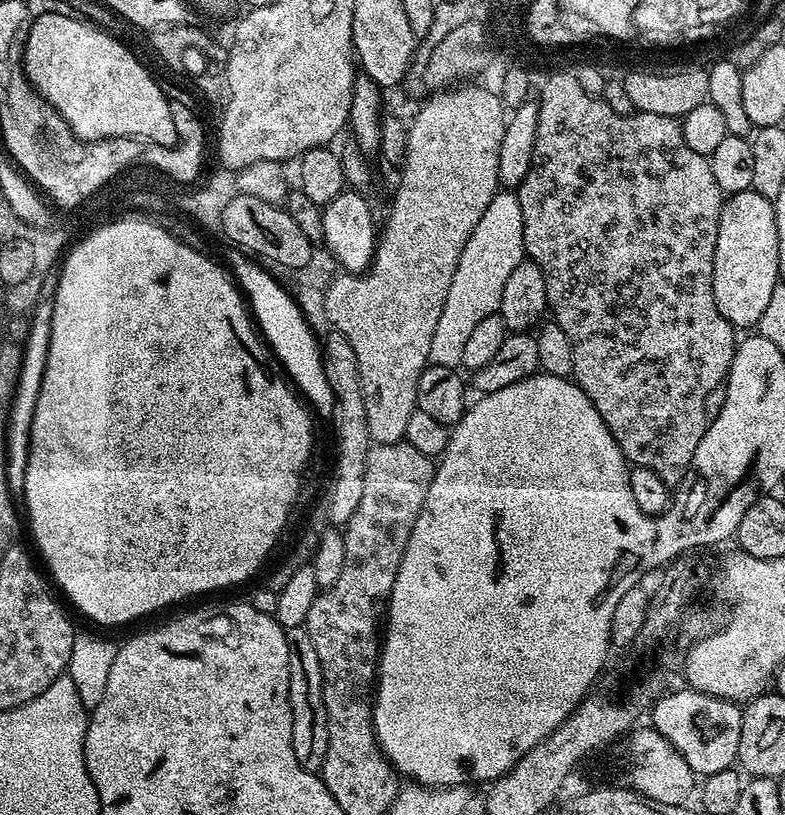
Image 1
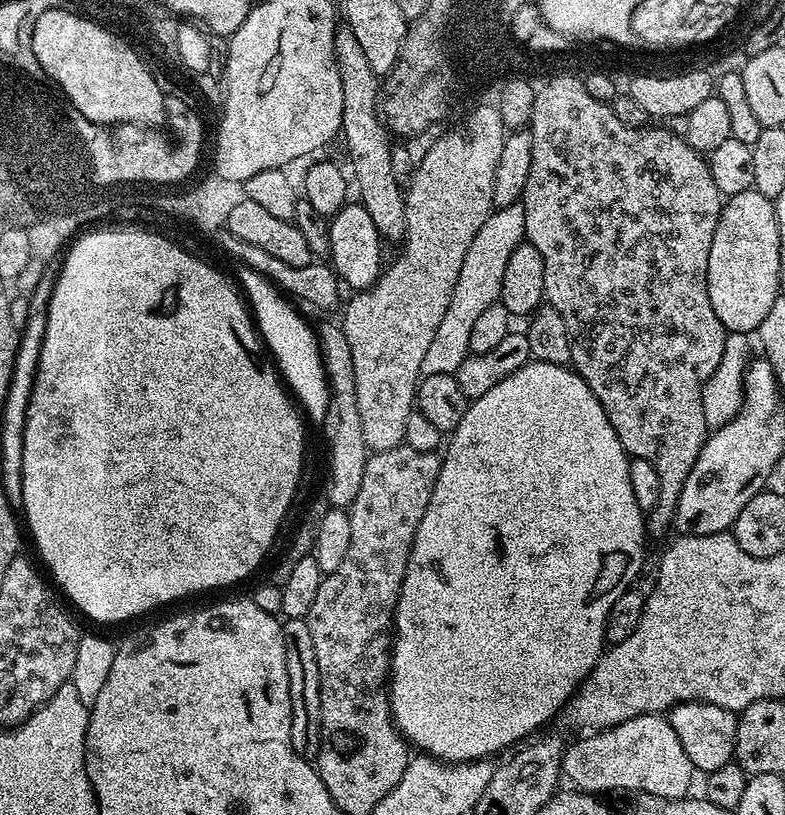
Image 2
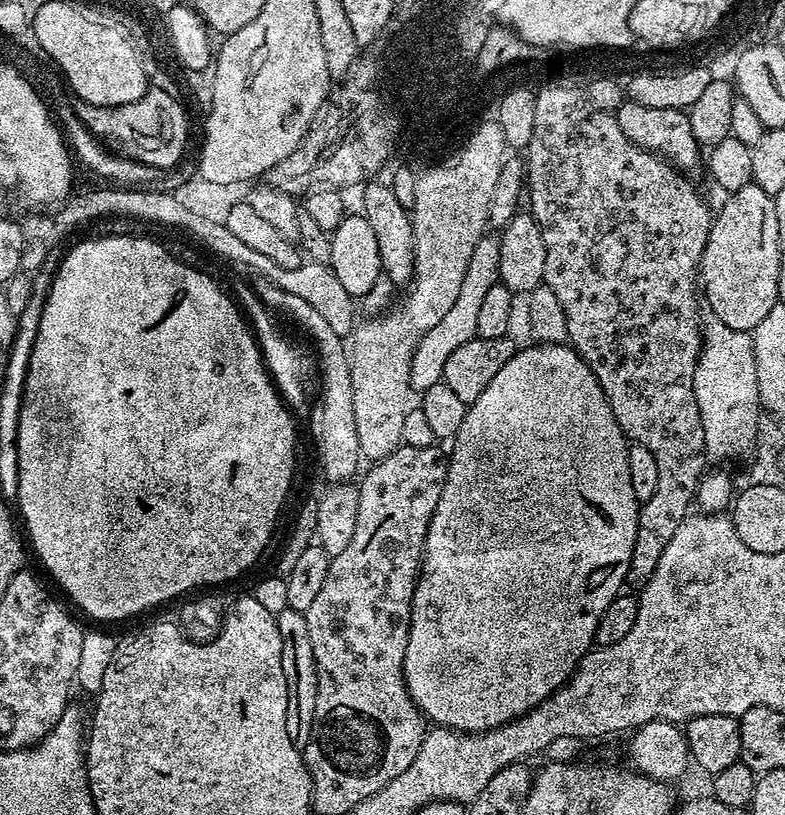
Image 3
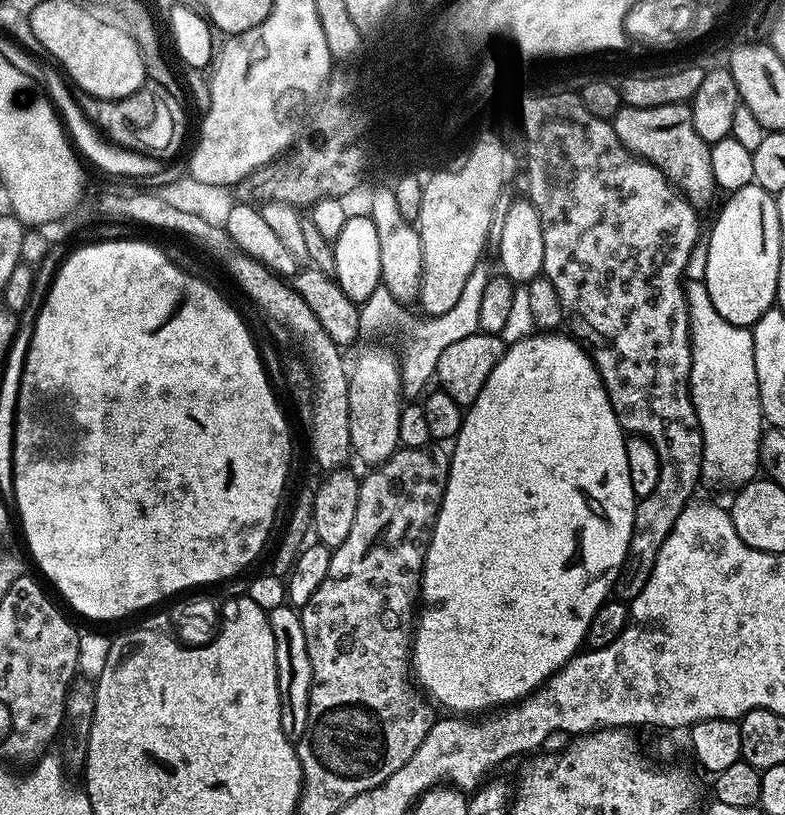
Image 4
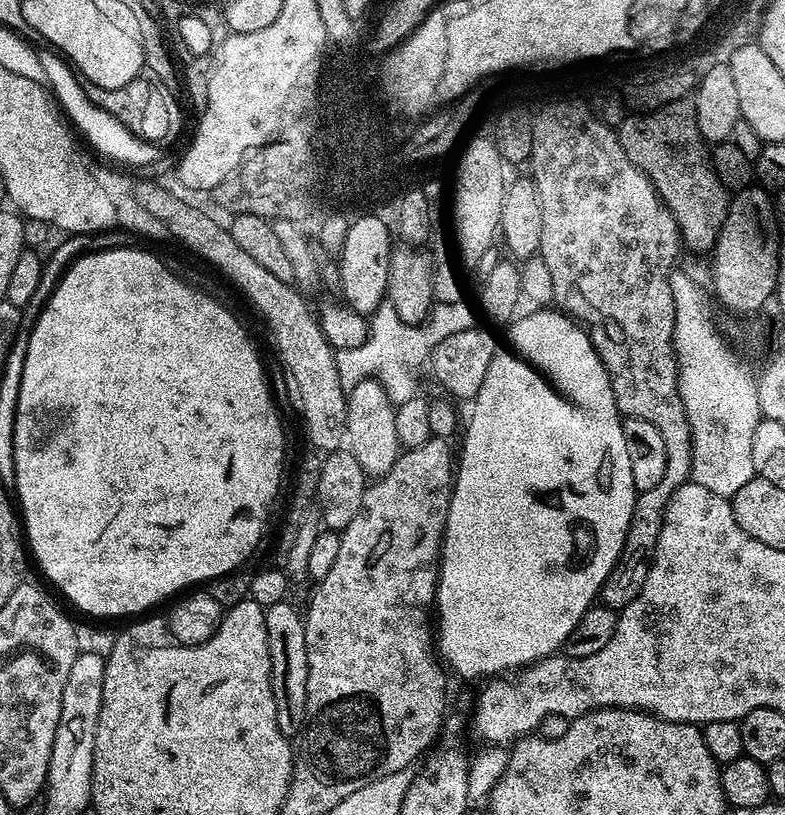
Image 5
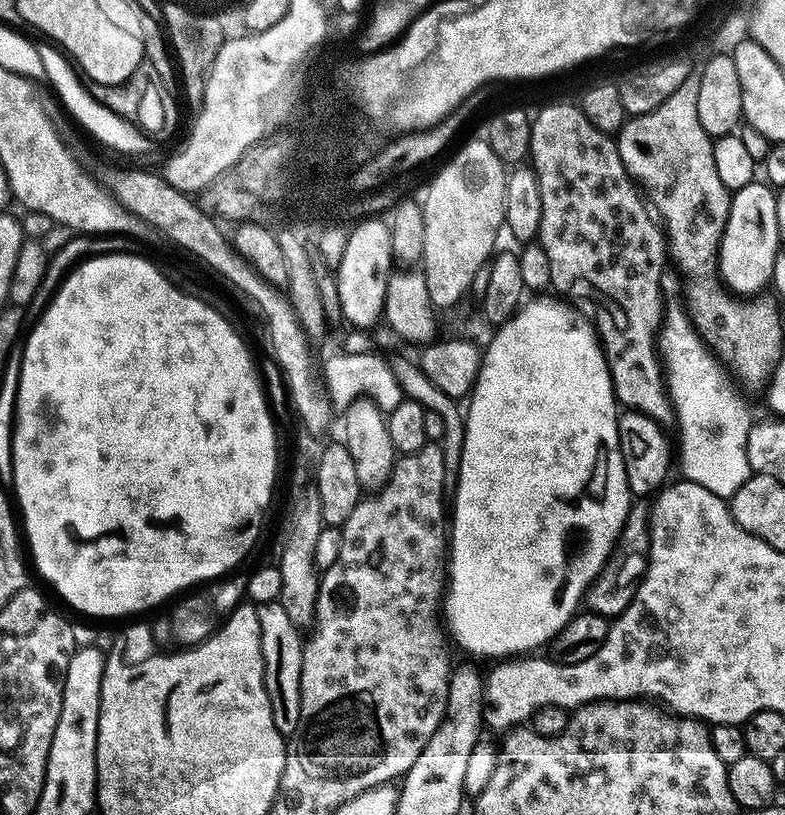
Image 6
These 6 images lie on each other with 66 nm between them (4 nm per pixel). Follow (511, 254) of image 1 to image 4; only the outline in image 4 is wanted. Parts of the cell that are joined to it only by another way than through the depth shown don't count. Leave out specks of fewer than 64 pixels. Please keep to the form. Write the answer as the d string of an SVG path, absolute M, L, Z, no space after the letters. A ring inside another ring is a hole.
M480 262L473 272L469 274L462 289L462 296L450 310L432 316L432 340L424 340L424 344L428 344L428 348L424 348L424 352L420 352L420 328L412 328L412 332L408 332L408 340L403 340L398 344L398 351L400 351L400 356L398 355L400 390L405 397L419 397L429 387L427 384L433 383L438 358L442 358L446 346L450 346L454 342L462 342L462 338L470 338L480 331L480 323L478 322L479 308L480 303L482 303L482 293L486 290L486 282L490 275L490 269L485 264Z

